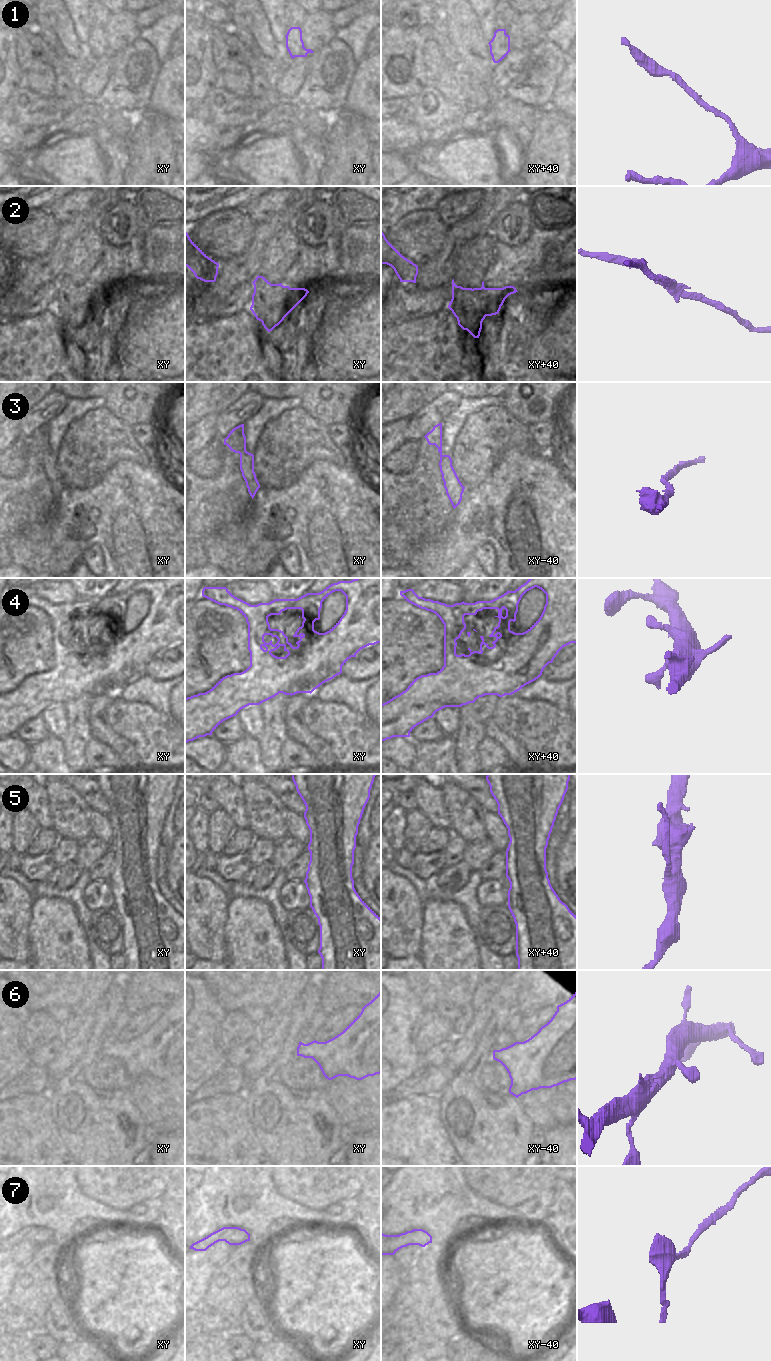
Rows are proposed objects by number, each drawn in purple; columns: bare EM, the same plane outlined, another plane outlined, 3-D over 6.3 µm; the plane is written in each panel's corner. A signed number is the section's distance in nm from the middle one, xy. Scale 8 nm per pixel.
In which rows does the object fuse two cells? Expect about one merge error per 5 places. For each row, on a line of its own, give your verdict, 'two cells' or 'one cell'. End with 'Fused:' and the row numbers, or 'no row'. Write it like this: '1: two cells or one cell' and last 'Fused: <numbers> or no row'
1: one cell
2: two cells
3: one cell
4: one cell
5: one cell
6: one cell
7: one cell
Fused: 2

